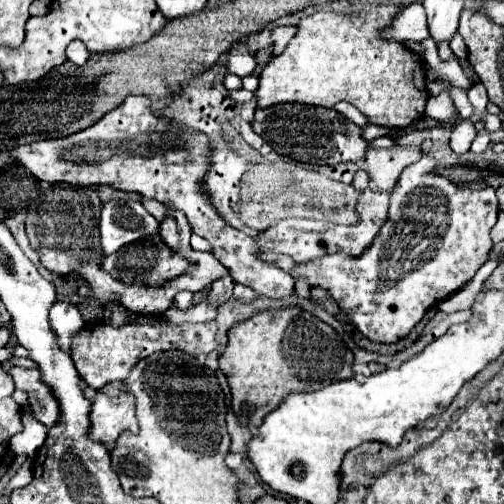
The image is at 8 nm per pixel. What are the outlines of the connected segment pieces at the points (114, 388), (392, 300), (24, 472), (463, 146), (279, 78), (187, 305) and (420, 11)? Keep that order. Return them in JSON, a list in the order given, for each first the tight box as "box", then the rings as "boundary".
[{"box":[89,381,137,449],"boundary":[[[121,381],[107,383],[95,391],[89,413],[89,437],[113,449],[113,443],[121,431],[137,431],[133,397],[121,391]]]},{"box":[291,155,499,343],"boundary":[[[423,155],[417,163],[409,165],[409,167],[401,173],[401,179],[397,181],[397,187],[395,187],[393,193],[391,193],[389,221],[381,227],[377,239],[371,243],[371,247],[369,247],[363,255],[359,255],[359,257],[325,255],[325,257],[321,257],[321,259],[313,259],[313,261],[309,261],[309,263],[297,265],[295,271],[291,273],[293,277],[305,275],[305,277],[309,279],[309,285],[311,285],[311,287],[323,287],[323,289],[327,289],[327,291],[333,295],[333,299],[339,303],[339,307],[341,307],[341,311],[347,315],[347,319],[349,319],[367,339],[371,339],[371,341],[377,341],[377,343],[397,343],[399,339],[407,337],[409,331],[423,319],[423,315],[425,315],[425,311],[427,311],[429,307],[433,307],[433,305],[437,305],[439,301],[447,299],[451,293],[455,293],[457,289],[461,289],[461,285],[465,285],[465,283],[477,273],[477,269],[489,259],[489,251],[493,249],[491,229],[493,229],[493,225],[497,223],[497,213],[499,213],[499,205],[497,205],[495,191],[493,191],[491,187],[487,187],[487,189],[483,189],[483,191],[465,191],[465,189],[459,189],[459,187],[455,187],[449,179],[445,179],[443,175],[437,175],[435,169],[437,169],[437,161],[435,161],[431,155]]]},{"box":[5,459,33,499],"boundary":[[[27,459],[27,461],[19,467],[19,471],[11,477],[11,481],[9,481],[7,489],[5,489],[5,497],[9,499],[13,489],[17,489],[17,487],[25,487],[31,479],[33,479],[33,473],[31,473],[31,459]]]},{"box":[449,119,477,153],"boundary":[[[463,119],[461,123],[457,123],[453,127],[449,145],[451,145],[451,149],[455,153],[467,153],[469,147],[471,147],[471,143],[473,143],[473,139],[475,139],[475,135],[477,135],[477,129],[475,129],[473,121],[471,119]]]},{"box":[255,3,429,129],"boundary":[[[385,3],[369,11],[361,13],[337,13],[337,11],[315,11],[305,15],[297,25],[297,35],[289,41],[287,49],[273,57],[269,65],[261,71],[259,89],[255,91],[259,97],[259,107],[269,107],[275,103],[307,103],[333,107],[337,101],[347,101],[355,105],[369,123],[389,127],[389,129],[405,129],[423,117],[425,105],[429,99],[425,67],[417,53],[409,51],[401,41],[391,41],[383,37],[383,31],[389,29],[393,17],[403,11],[403,5]]]},{"box":[171,291,195,311],"boundary":[[[179,291],[173,299],[173,305],[171,305],[171,309],[177,309],[177,311],[189,311],[193,307],[195,307],[193,293],[189,293],[189,291]]]},{"box":[393,3,429,41],"boundary":[[[411,3],[393,23],[393,35],[403,41],[423,41],[429,37],[427,15],[421,3]]]}]

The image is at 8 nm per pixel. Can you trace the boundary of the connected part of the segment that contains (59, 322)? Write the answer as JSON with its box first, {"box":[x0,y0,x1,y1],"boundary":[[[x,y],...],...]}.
{"box":[51,301,83,351],"boundary":[[[57,301],[51,309],[51,321],[53,321],[53,329],[57,331],[57,337],[61,339],[61,345],[69,351],[69,337],[73,337],[83,327],[83,319],[77,303]]]}

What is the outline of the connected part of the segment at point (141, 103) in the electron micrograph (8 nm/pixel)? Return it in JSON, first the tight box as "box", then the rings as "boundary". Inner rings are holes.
{"box":[9,95,293,299],"boundary":[[[133,95],[85,131],[69,137],[17,145],[9,151],[9,155],[27,167],[37,179],[47,183],[65,181],[83,187],[101,183],[181,209],[187,215],[193,233],[211,241],[213,253],[229,269],[237,283],[251,287],[259,295],[275,299],[287,297],[293,293],[293,277],[277,265],[263,261],[257,241],[243,231],[233,229],[211,205],[211,199],[203,189],[205,175],[211,167],[211,151],[213,141],[209,135],[191,127],[183,127],[181,131],[181,125],[151,107],[151,99],[147,95]]]}

